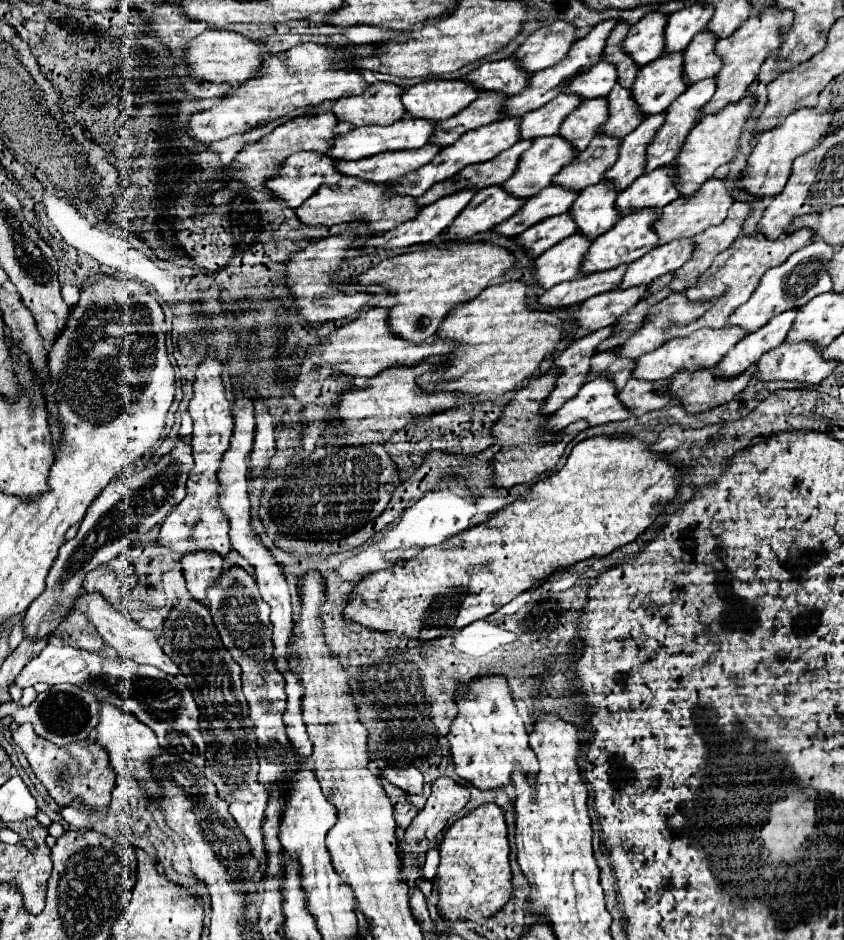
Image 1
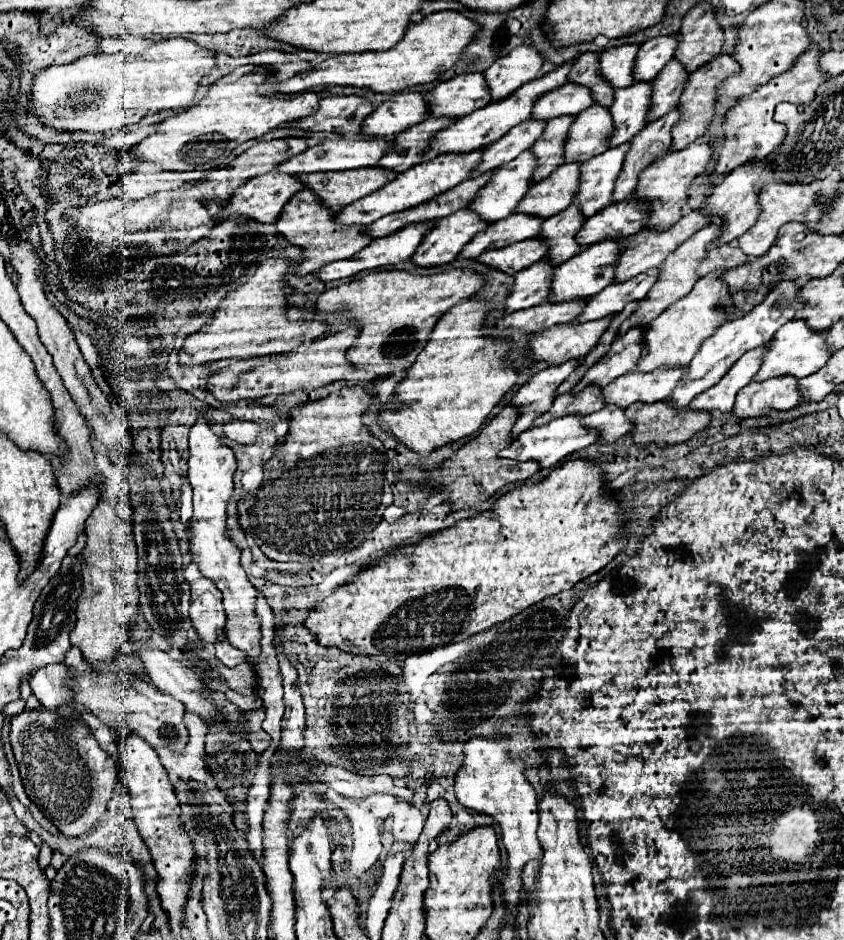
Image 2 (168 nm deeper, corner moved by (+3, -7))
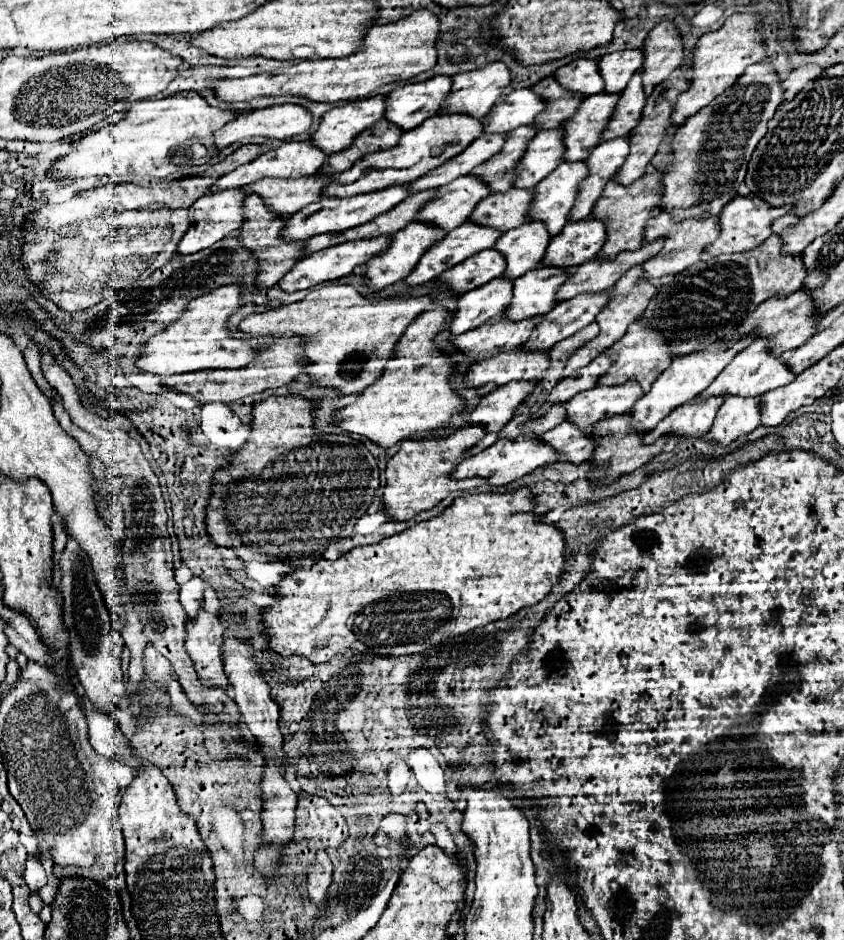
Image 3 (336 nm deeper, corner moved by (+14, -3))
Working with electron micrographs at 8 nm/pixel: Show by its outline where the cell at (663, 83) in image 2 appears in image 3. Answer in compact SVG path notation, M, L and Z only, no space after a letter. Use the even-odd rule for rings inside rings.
M637 71L629 85L621 93L621 103L617 103L617 111L613 113L613 123L605 129L605 139L615 139L617 135L627 135L637 127L643 115L643 107L647 103L647 95L641 83L641 71Z

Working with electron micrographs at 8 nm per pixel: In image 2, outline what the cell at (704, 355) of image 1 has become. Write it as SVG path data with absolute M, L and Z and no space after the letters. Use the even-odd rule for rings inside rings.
M664 367L652 373L626 373L614 379L610 385L602 389L602 399L606 405L616 405L626 409L628 405L640 403L658 403L666 401L684 373L684 367Z

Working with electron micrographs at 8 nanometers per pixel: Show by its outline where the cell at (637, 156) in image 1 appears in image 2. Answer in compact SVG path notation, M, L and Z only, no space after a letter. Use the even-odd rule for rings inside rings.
M628 143L608 149L580 167L580 187L576 191L574 203L580 203L580 209L584 211L584 217L592 217L606 205L610 205L614 181L620 175L624 155L628 151Z

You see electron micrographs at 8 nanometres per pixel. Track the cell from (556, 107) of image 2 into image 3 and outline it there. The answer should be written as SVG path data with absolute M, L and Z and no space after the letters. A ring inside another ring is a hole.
M531 87L515 89L501 103L495 103L485 117L485 133L509 133L525 123L533 123L539 113L547 109L547 101Z

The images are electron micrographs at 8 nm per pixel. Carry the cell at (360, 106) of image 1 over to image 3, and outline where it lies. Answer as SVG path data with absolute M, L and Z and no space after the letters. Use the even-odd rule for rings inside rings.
M285 103L239 115L233 123L227 123L217 133L215 143L219 145L219 149L223 149L231 143L255 135L269 139L291 139L295 135L311 131L311 127L313 127L311 111L295 103Z

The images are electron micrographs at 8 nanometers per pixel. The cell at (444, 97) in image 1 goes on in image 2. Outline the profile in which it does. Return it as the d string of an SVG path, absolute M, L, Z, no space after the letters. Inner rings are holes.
M398 93L382 101L362 123L366 137L392 137L430 117L422 93Z

